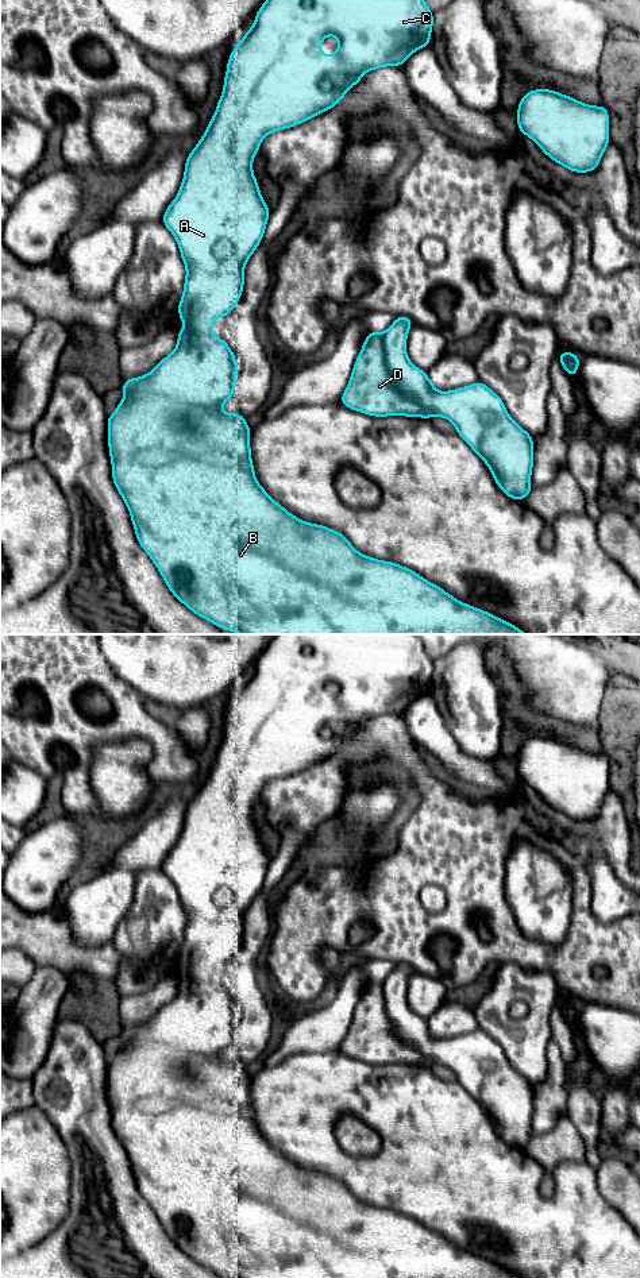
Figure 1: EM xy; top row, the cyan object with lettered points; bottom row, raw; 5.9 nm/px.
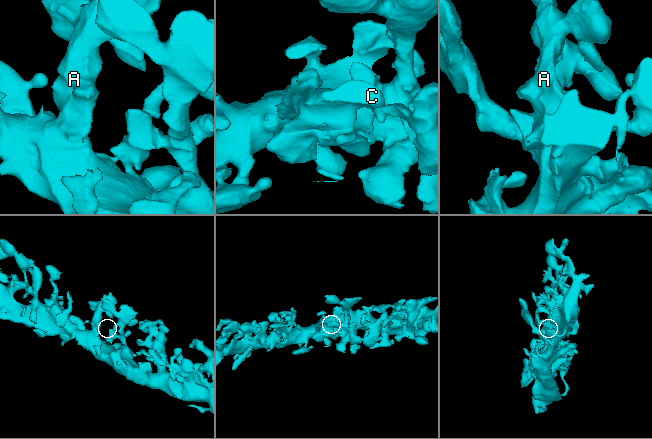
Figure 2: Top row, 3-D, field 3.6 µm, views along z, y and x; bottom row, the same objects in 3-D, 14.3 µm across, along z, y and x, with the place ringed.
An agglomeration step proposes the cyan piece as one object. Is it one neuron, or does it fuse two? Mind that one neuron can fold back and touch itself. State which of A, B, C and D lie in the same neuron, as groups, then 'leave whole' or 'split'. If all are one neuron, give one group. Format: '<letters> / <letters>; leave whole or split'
A B C / D; split

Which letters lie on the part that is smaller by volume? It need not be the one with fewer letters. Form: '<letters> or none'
D

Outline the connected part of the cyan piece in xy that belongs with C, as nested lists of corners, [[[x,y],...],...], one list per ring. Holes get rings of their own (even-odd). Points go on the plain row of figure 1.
[[[275,634],[257,659],[254,672],[248,679],[244,679],[243,687],[234,695],[227,709],[223,741],[216,758],[204,783],[188,803],[177,845],[169,852],[162,864],[161,869],[174,884],[186,916],[184,941],[177,954],[180,961],[177,969],[185,970],[186,976],[184,978],[177,976],[176,997],[158,1009],[149,1022],[122,1030],[124,1045],[115,1059],[107,1065],[112,1128],[128,1155],[139,1193],[150,1204],[171,1242],[200,1266],[212,1270],[223,1278],[521,1278],[494,1262],[455,1247],[442,1235],[428,1229],[410,1216],[358,1200],[340,1179],[294,1165],[282,1152],[277,1151],[257,1128],[251,1108],[251,1076],[246,1066],[239,1061],[221,1059],[223,1051],[234,1045],[239,1015],[224,985],[217,987],[212,981],[211,974],[216,966],[227,965],[239,950],[244,935],[244,914],[261,892],[267,866],[271,862],[252,819],[252,808],[259,800],[261,789],[274,779],[292,776],[335,756],[343,744],[361,730],[362,723],[367,719],[405,713],[415,699],[429,694],[432,676],[433,660],[416,634]],[[329,683],[336,684],[339,692],[334,703],[323,703],[321,690]]]

